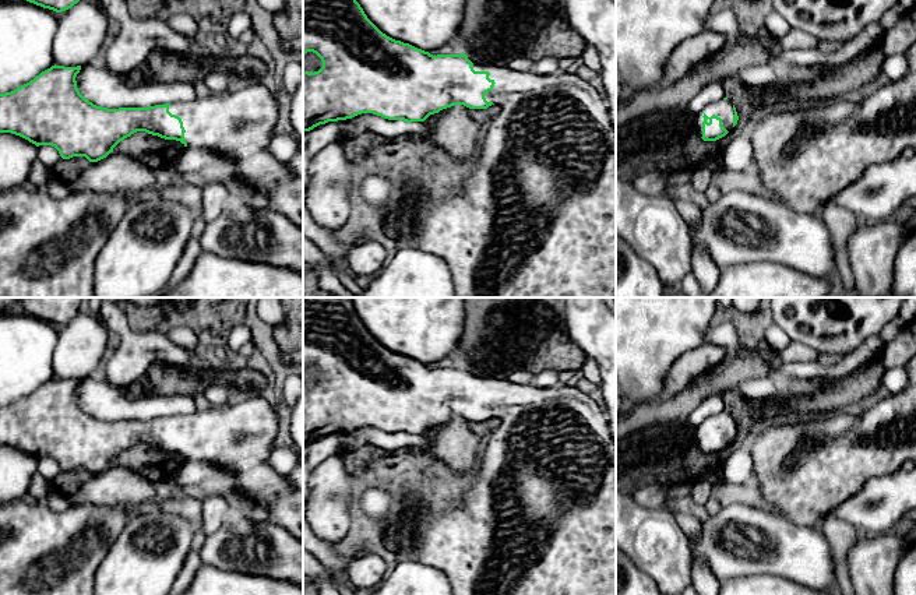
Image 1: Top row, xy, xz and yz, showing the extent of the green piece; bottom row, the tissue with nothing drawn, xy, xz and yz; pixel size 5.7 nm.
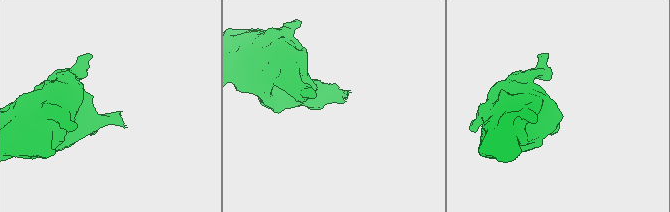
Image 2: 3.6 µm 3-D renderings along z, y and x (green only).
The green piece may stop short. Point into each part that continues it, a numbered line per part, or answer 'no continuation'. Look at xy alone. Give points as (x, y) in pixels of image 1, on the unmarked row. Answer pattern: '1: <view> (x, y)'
1: xy (240, 437)

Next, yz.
1: yz (724, 422)

